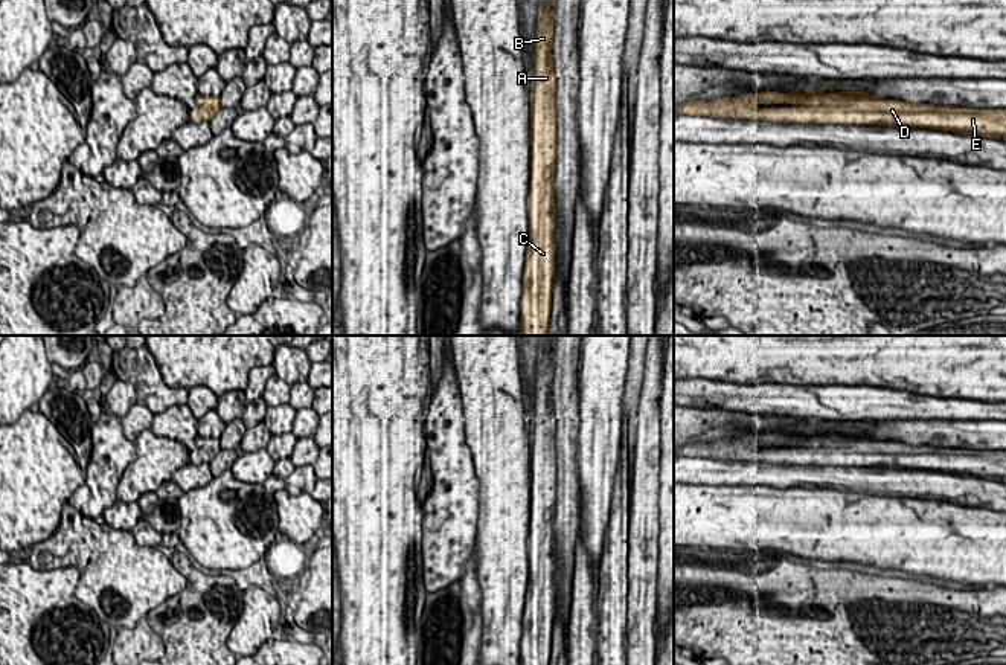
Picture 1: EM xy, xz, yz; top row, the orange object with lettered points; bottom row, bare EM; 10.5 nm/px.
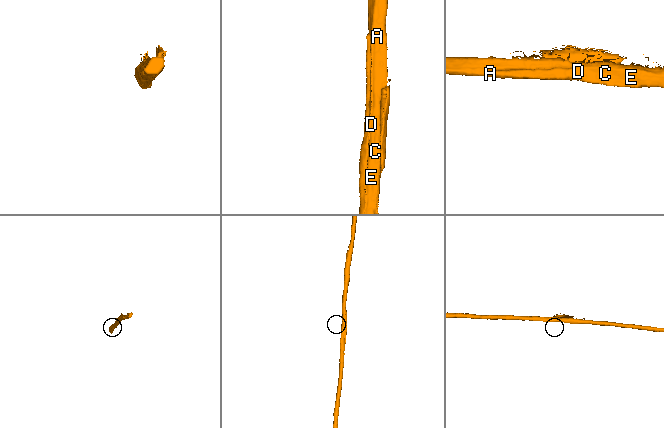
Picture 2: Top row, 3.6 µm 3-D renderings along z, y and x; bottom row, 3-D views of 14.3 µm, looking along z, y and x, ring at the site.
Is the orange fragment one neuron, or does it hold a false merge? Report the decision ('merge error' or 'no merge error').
no merge error

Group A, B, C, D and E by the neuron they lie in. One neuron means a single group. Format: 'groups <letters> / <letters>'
groups A B C D E

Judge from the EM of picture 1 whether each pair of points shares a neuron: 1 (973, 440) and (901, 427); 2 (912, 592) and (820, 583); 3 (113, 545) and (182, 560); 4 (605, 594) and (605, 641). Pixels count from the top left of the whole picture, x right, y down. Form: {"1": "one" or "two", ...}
{"1": "one", "2": "one", "3": "two", "4": "one"}

